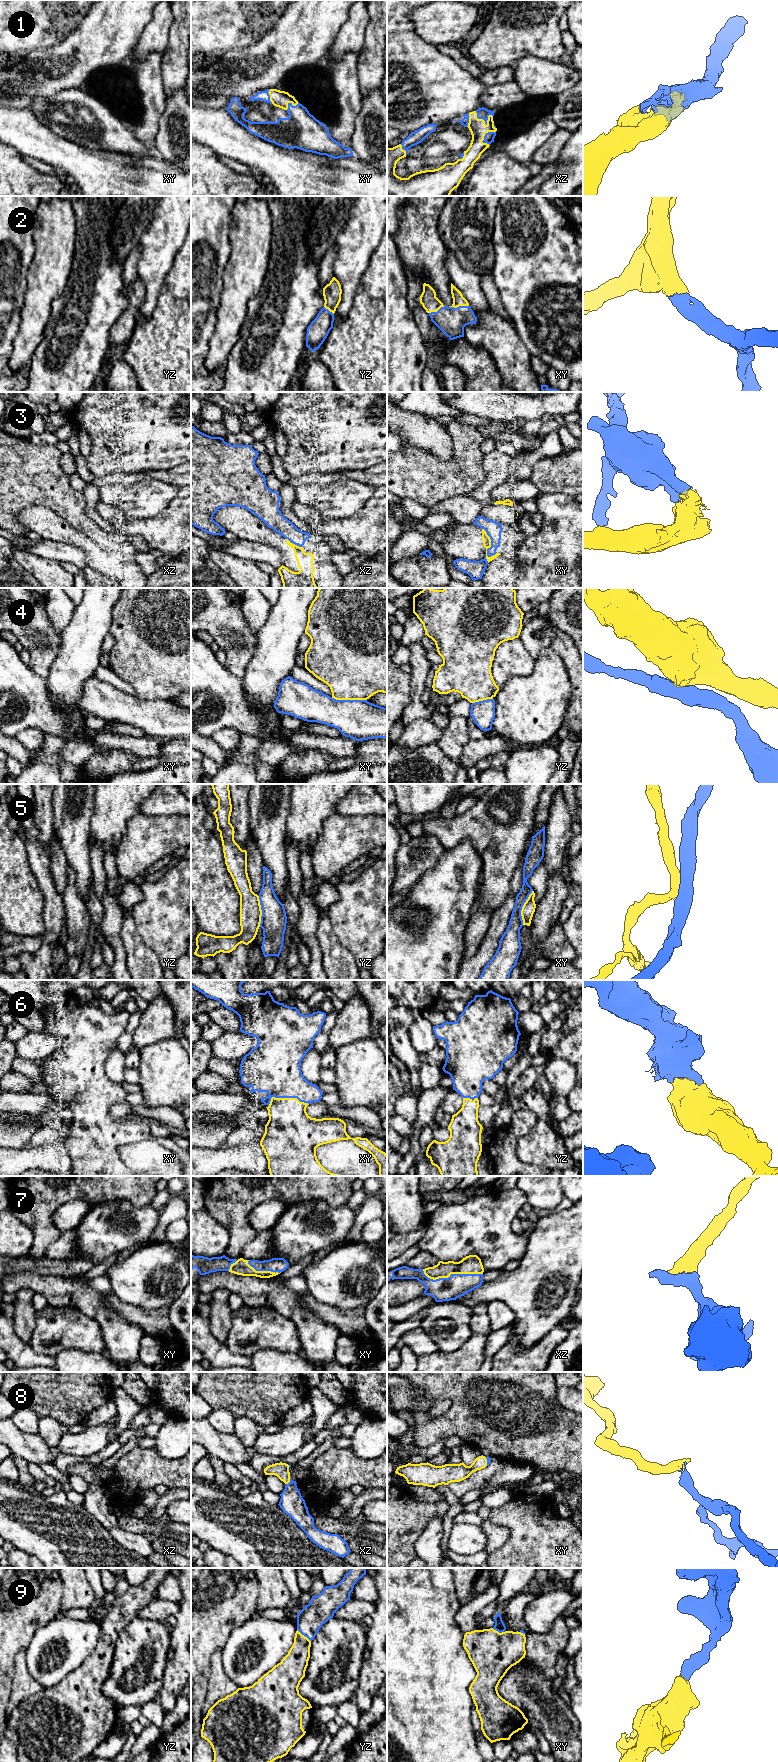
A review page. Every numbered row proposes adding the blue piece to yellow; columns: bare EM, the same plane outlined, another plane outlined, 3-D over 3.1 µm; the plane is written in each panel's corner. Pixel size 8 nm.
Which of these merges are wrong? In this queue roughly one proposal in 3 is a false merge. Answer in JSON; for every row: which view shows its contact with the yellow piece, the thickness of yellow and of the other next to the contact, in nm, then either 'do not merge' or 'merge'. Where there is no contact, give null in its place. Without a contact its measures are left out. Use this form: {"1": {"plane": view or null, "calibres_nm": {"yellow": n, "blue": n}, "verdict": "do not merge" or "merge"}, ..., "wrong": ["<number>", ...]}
{"1": {"plane": "xz", "calibres_nm": {"yellow": 140, "blue": 100}, "verdict": "merge"}, "2": {"plane": "xy", "calibres_nm": {"yellow": 100, "blue": 220}, "verdict": "merge"}, "3": {"plane": "xy", "calibres_nm": {"yellow": 60, "blue": 130}, "verdict": "do not merge"}, "4": {"plane": "xy", "calibres_nm": {"yellow": 500, "blue": 320}, "verdict": "do not merge"}, "5": {"plane": "xy", "calibres_nm": {"yellow": 110, "blue": 140}, "verdict": "do not merge"}, "6": {"plane": "xy", "calibres_nm": {"yellow": 380, "blue": 380}, "verdict": "merge"}, "7": {"plane": "xz", "calibres_nm": {"yellow": 150, "blue": 190}, "verdict": "merge"}, "8": {"plane": "xz", "calibres_nm": {"yellow": 120, "blue": 190}, "verdict": "merge"}, "9": {"plane": "yz", "calibres_nm": {"yellow": 200, "blue": 220}, "verdict": "merge"}, "wrong": ["3", "4", "5"]}

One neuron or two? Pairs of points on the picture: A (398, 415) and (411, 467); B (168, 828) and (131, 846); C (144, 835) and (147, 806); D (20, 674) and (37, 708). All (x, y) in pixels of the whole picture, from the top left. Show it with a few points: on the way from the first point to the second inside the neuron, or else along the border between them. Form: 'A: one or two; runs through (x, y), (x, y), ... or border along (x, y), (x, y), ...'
A: two; border along (402, 439), (425, 451)
B: one; runs through (159, 836), (148, 839), (140, 846)
C: two; border along (141, 812), (147, 815), (170, 815)
D: one; runs through (20, 682), (20, 691), (29, 700)

